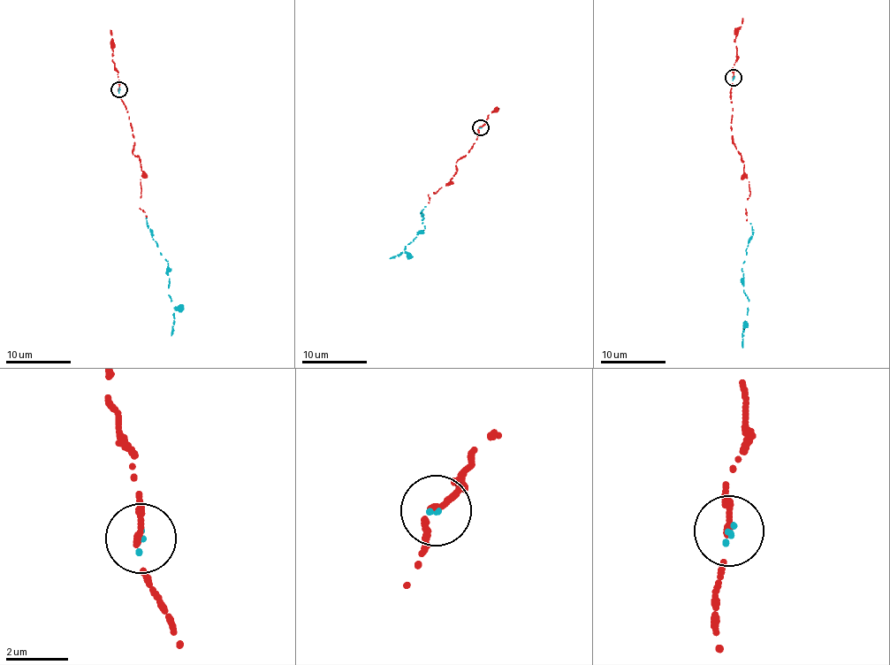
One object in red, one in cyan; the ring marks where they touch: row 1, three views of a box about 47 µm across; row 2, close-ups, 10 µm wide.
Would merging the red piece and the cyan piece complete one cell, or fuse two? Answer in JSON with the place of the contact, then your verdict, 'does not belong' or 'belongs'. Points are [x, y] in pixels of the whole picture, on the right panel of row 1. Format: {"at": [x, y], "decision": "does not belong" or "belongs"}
{"at": [734, 77], "decision": "belongs"}

